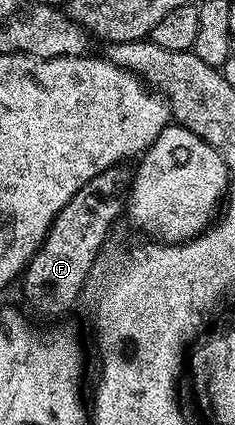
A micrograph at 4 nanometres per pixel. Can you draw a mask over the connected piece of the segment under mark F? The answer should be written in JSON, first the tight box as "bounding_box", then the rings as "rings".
{"bounding_box":[21,164,132,318],"rings":[[[120,164],[109,168],[101,172],[101,176],[93,176],[93,180],[89,180],[89,184],[85,184],[85,188],[81,188],[81,192],[77,192],[77,196],[73,196],[65,208],[61,208],[39,251],[33,255],[21,275],[23,298],[28,306],[26,309],[32,315],[35,313],[39,318],[51,318],[54,314],[65,313],[74,302],[76,305],[80,301],[87,277],[104,249],[103,241],[119,214],[121,218],[124,213],[132,177],[130,165]]]}

